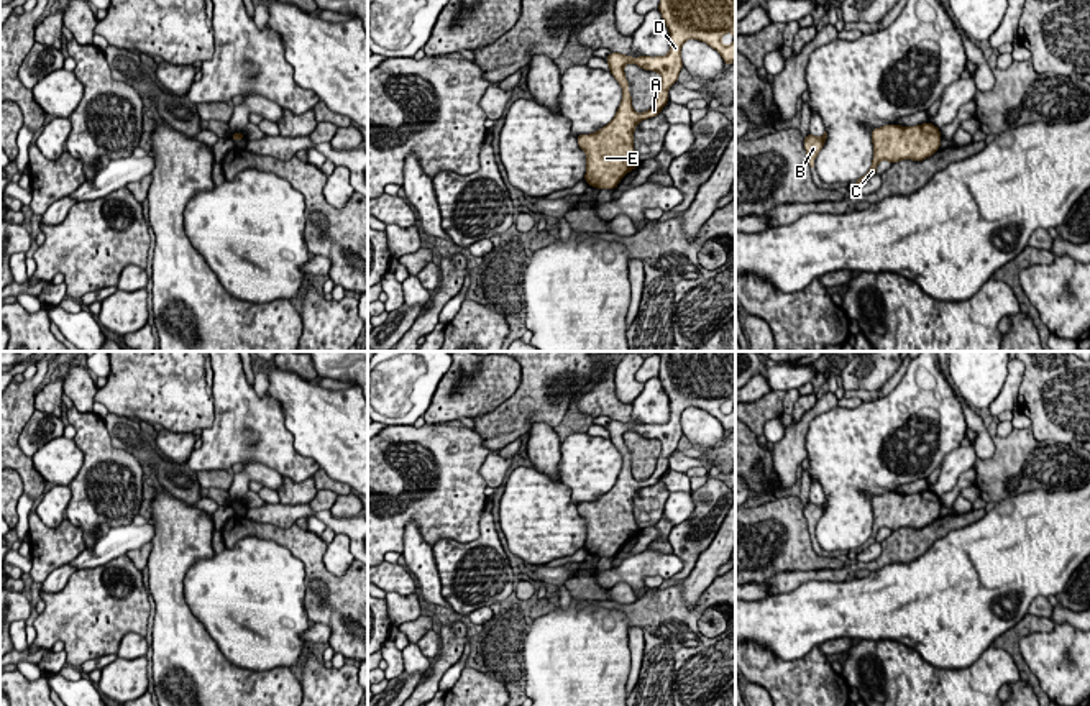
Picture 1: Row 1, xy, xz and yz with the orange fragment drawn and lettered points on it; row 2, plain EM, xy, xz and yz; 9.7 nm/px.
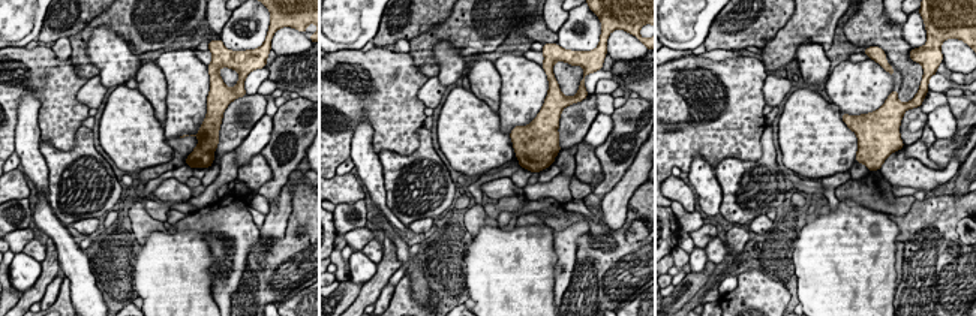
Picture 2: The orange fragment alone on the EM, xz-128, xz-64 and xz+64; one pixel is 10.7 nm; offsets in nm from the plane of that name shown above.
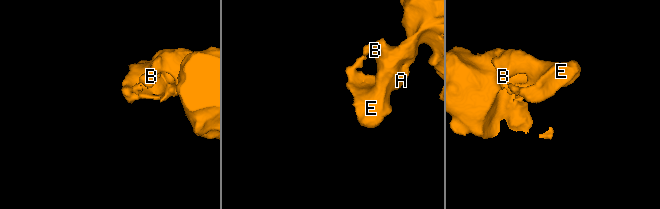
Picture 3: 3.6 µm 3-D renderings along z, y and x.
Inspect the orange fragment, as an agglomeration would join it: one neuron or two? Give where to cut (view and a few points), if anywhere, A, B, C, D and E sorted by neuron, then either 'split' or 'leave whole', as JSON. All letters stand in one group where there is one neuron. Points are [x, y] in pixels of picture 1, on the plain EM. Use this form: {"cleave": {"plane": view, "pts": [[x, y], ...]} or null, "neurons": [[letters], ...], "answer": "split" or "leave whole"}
{"cleave": null, "neurons": [["A", "B", "C", "D", "E"]], "answer": "leave whole"}

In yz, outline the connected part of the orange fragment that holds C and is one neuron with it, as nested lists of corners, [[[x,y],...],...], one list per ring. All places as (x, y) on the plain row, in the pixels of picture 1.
[[[931,489],[916,494],[885,493],[872,497],[873,527],[857,553],[877,542],[880,529],[898,530],[901,527],[923,529],[941,516],[941,499]]]

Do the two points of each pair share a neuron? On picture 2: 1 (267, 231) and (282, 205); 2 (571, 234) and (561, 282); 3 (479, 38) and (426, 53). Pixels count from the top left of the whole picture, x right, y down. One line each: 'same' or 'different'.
1: same
2: same
3: same

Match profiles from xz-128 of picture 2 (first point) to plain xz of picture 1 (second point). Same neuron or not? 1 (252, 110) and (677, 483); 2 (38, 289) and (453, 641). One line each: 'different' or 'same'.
1: different
2: same

